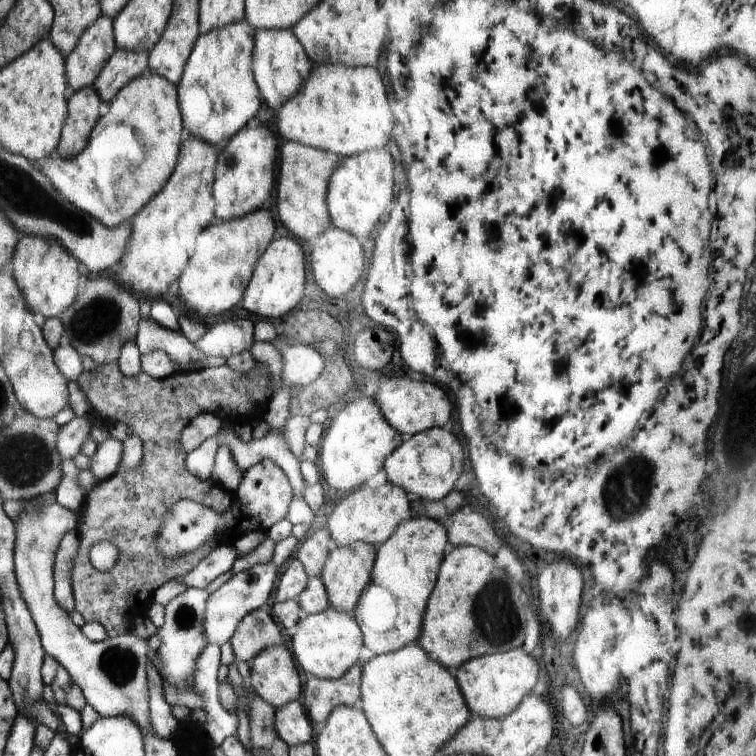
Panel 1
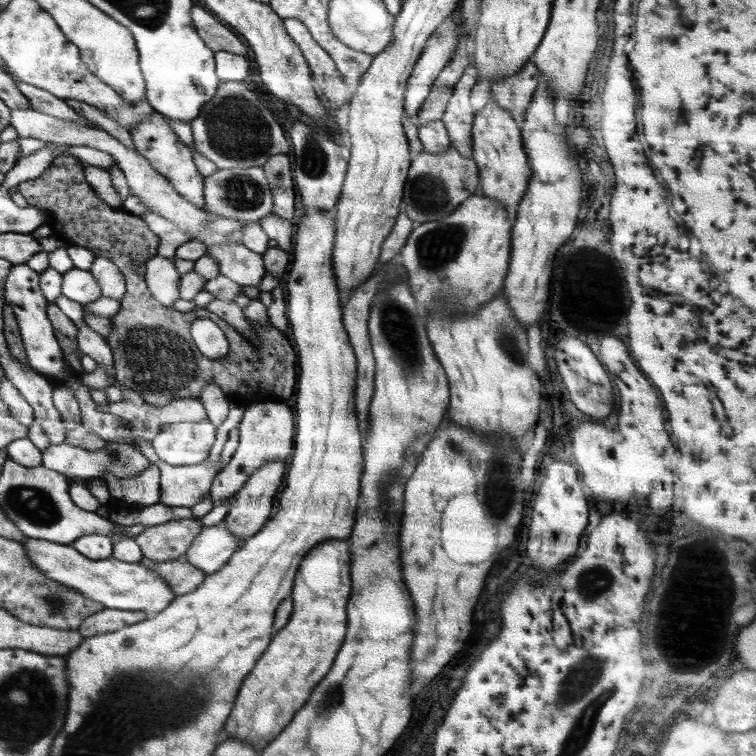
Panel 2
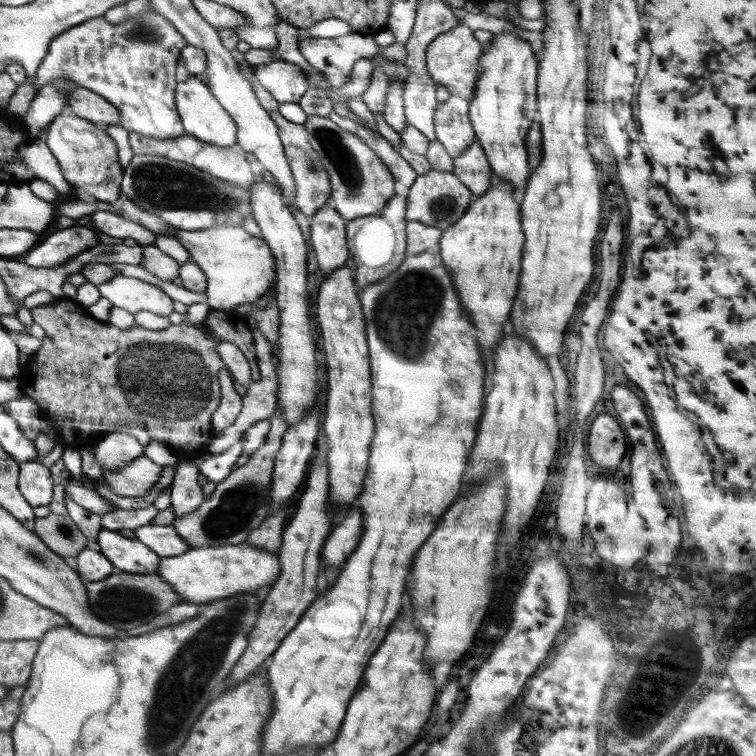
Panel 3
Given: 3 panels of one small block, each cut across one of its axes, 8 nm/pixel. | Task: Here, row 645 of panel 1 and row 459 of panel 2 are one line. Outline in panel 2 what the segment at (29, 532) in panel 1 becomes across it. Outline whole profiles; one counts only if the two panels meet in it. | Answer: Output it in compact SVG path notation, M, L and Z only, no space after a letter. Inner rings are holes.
M108 440L108 444L100 450L86 450L66 442L59 445L48 445L42 451L42 466L59 472L66 476L69 480L80 480L88 483L92 477L104 478L104 473L110 471L120 478L131 479L138 476L141 472L150 466L150 461L136 448L132 448L126 442L112 442Z

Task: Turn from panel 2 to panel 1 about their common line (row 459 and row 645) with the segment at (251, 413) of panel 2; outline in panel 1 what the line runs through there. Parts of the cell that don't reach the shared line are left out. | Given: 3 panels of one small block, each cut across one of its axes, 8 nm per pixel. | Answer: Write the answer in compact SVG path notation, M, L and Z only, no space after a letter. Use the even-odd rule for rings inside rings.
M268 605L246 614L229 640L236 660L247 663L262 650L272 646L288 646L288 642L281 625L270 615Z

